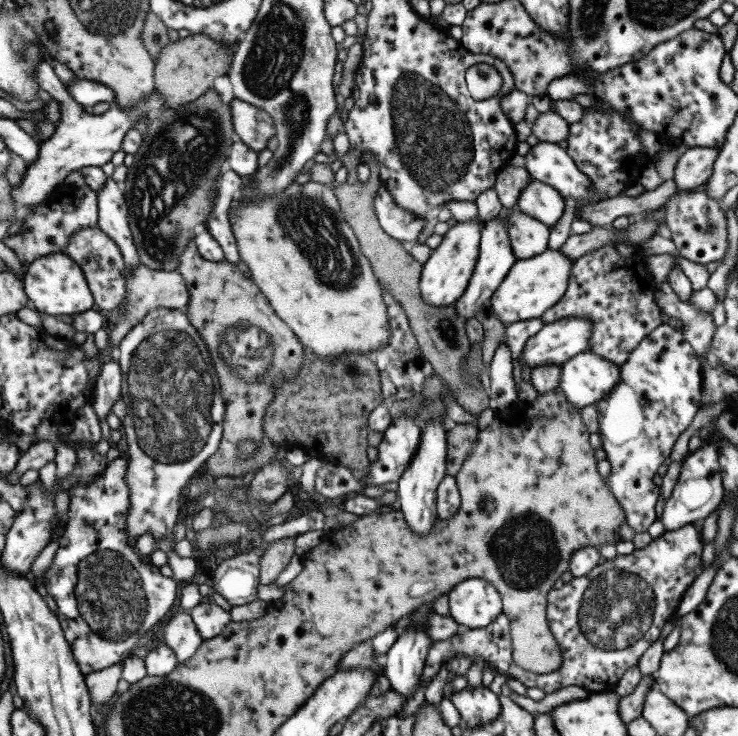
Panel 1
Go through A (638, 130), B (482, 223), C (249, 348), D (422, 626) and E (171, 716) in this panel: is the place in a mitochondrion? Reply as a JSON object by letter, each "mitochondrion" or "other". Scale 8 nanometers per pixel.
{"A":"other","B":"other","C":"mitochondrion","D":"other","E":"mitochondrion"}

